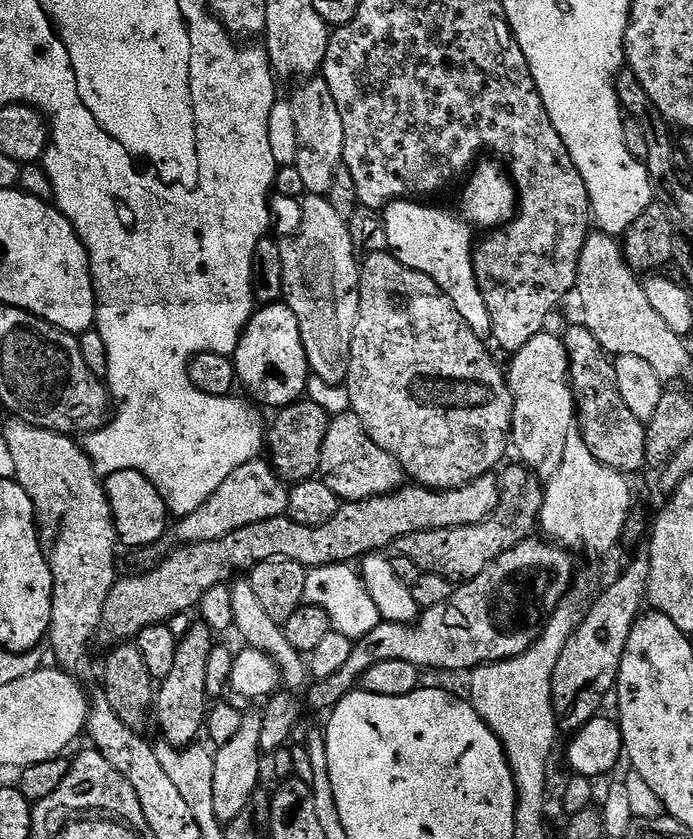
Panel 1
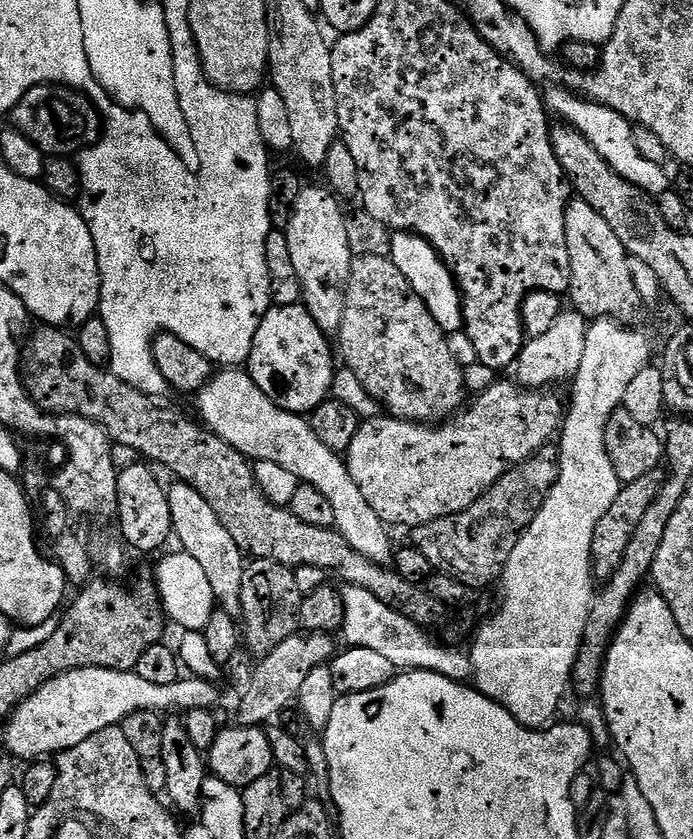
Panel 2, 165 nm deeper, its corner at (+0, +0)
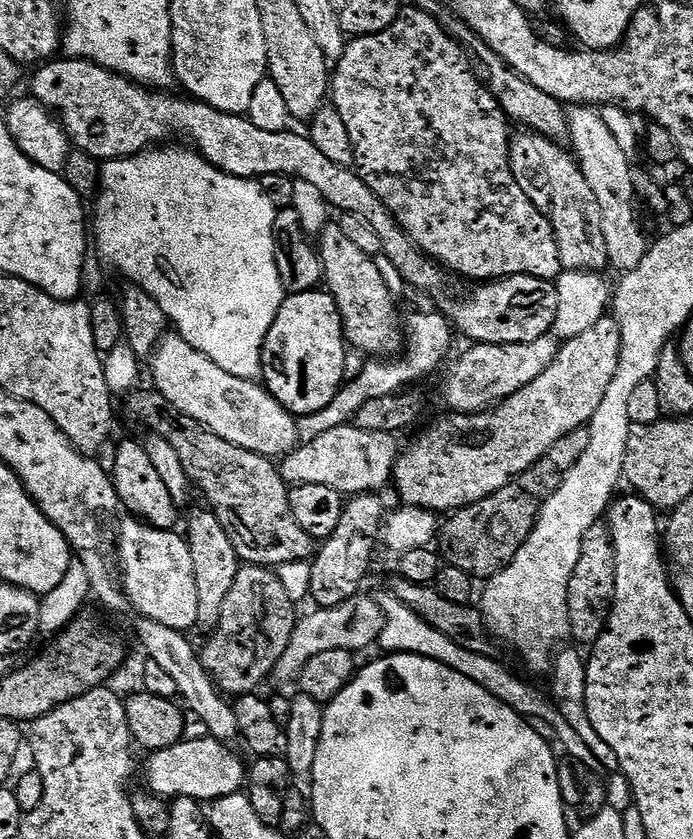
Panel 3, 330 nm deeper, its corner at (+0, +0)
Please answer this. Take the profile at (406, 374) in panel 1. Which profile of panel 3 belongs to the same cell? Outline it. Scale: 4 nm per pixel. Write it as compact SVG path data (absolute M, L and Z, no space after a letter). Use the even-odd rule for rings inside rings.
M329 222L325 226L318 237L318 251L324 267L322 284L338 306L347 343L353 349L356 347L369 352L367 355L372 358L388 358L399 353L406 340L406 328L396 309L396 300L376 265L377 261L362 254L362 250L358 250L358 246L342 234L339 222Z

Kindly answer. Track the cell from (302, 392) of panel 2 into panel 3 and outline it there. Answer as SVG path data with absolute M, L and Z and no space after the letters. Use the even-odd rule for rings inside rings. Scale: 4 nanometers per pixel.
M313 290L285 295L264 343L263 387L293 416L314 414L314 410L334 402L334 394L346 383L347 351L344 323L329 292Z

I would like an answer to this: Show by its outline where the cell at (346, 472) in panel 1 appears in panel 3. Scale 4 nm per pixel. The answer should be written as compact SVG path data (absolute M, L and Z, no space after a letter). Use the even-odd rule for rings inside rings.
M615 315L603 316L601 320L594 322L594 326L590 326L590 330L582 330L582 334L563 341L560 345L560 353L556 355L554 362L550 362L550 366L546 366L546 370L542 374L538 374L538 378L534 378L534 382L530 382L530 386L522 386L522 390L518 390L518 394L506 398L500 404L497 404L496 407L489 408L487 412L452 414L452 417L445 424L434 425L405 456L403 453L397 459L394 473L394 489L396 488L397 494L404 499L403 503L410 508L427 508L428 511L437 514L451 514L458 508L465 508L474 502L482 502L482 498L502 490L502 486L506 486L510 481L515 480L517 476L523 474L527 468L537 464L554 447L558 442L558 438L566 438L566 434L570 434L570 430L578 430L592 421L594 410L598 410L598 406L602 403L602 398L606 395L606 390L610 387L610 382L614 382L614 374L618 371L621 350L622 334L620 333L620 323L616 321Z

